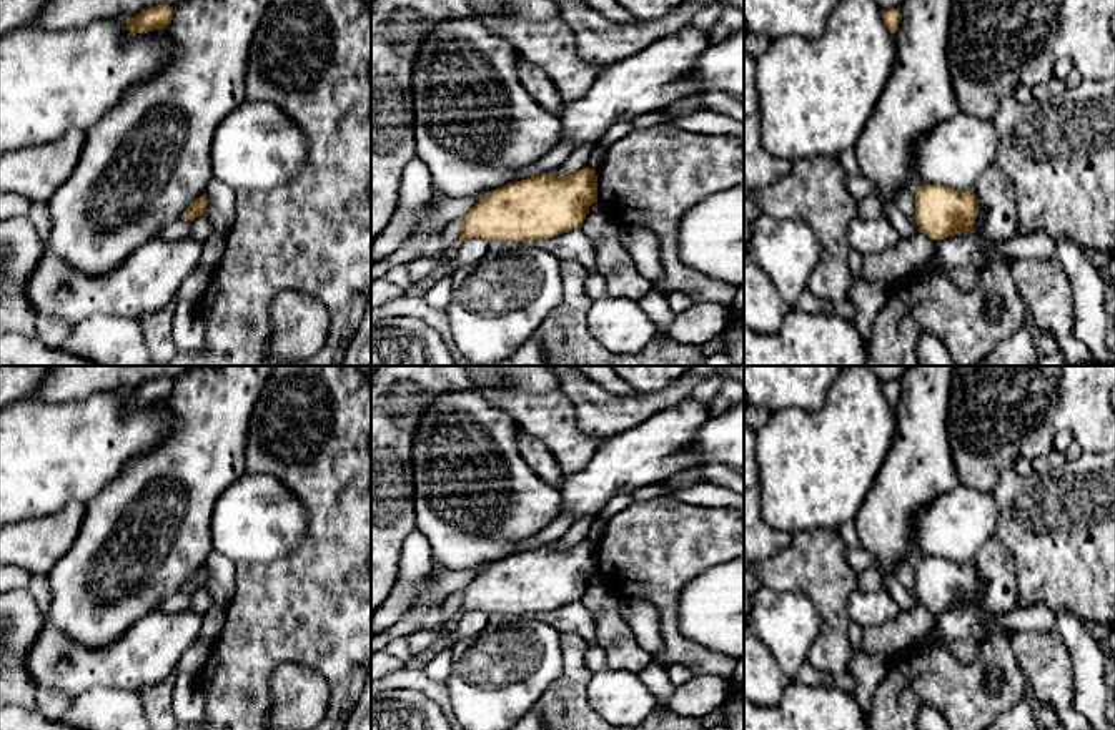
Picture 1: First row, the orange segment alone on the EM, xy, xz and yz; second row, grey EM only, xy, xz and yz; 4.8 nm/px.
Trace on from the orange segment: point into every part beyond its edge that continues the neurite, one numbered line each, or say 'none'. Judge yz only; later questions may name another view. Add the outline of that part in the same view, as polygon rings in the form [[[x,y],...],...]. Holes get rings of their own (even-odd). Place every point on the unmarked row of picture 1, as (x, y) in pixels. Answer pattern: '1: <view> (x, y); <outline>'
none

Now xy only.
none

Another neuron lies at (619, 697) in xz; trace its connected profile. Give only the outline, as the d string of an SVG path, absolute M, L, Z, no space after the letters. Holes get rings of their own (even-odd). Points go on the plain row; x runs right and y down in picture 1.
M629 670L592 672L587 687L592 710L612 727L632 728L646 723L657 710L659 700Z

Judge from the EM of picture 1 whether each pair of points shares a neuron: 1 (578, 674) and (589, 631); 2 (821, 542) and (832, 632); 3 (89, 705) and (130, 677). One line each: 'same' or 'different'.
1: different
2: same
3: different

